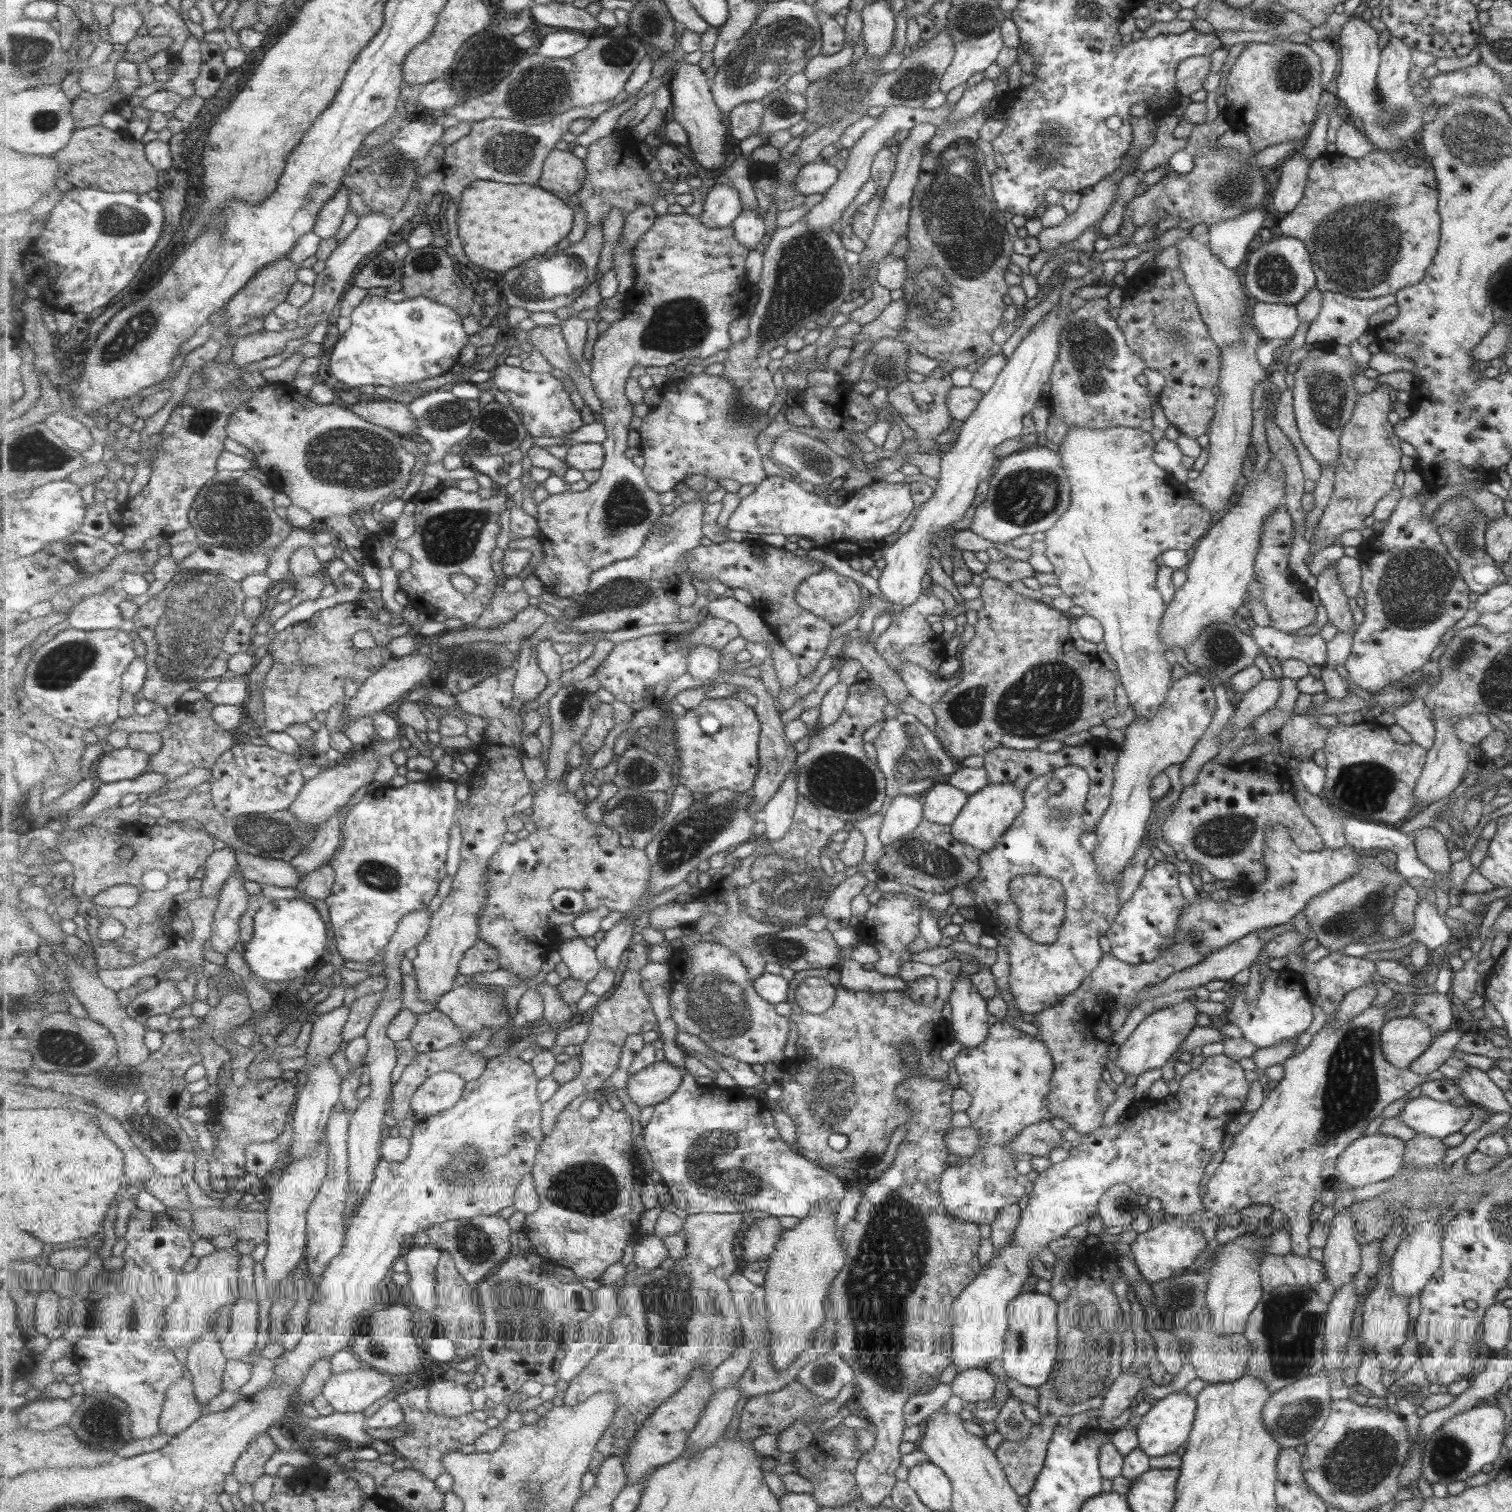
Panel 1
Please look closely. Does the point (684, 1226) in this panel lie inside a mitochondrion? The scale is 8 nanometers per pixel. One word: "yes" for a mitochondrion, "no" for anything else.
no

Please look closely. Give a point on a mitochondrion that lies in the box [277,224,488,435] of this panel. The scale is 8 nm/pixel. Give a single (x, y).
(444, 415)

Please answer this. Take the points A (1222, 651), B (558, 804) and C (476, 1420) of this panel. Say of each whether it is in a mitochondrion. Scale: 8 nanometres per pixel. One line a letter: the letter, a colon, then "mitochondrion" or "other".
A: mitochondrion
B: other
C: other

